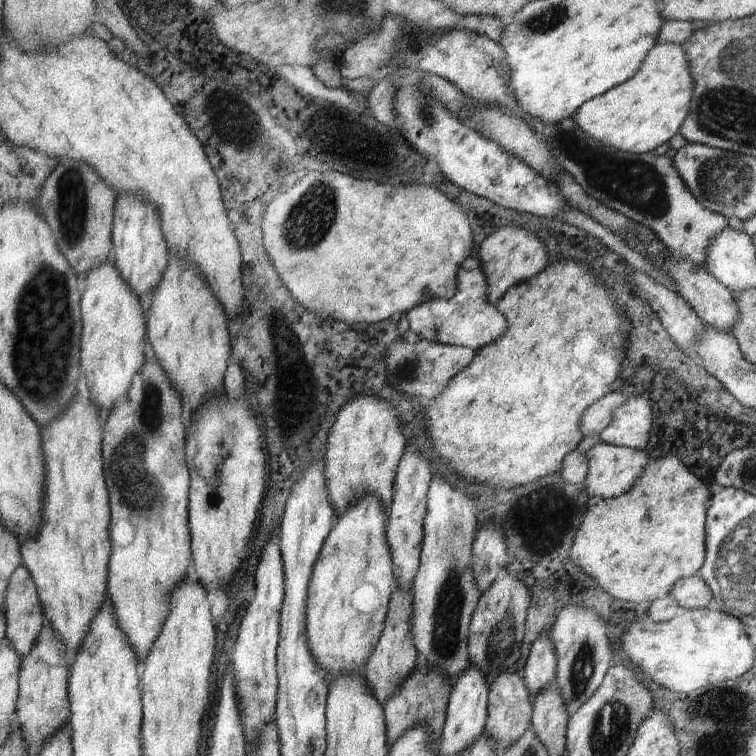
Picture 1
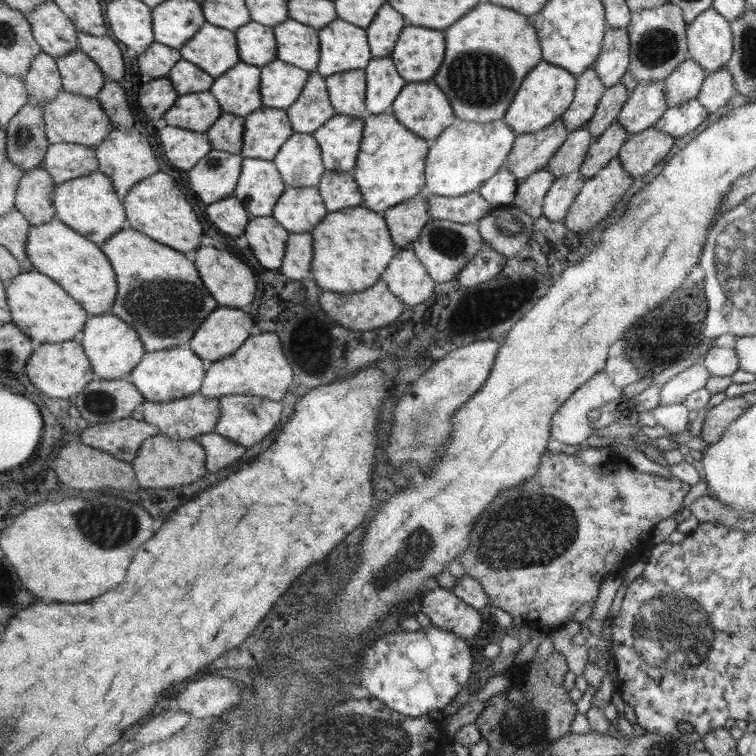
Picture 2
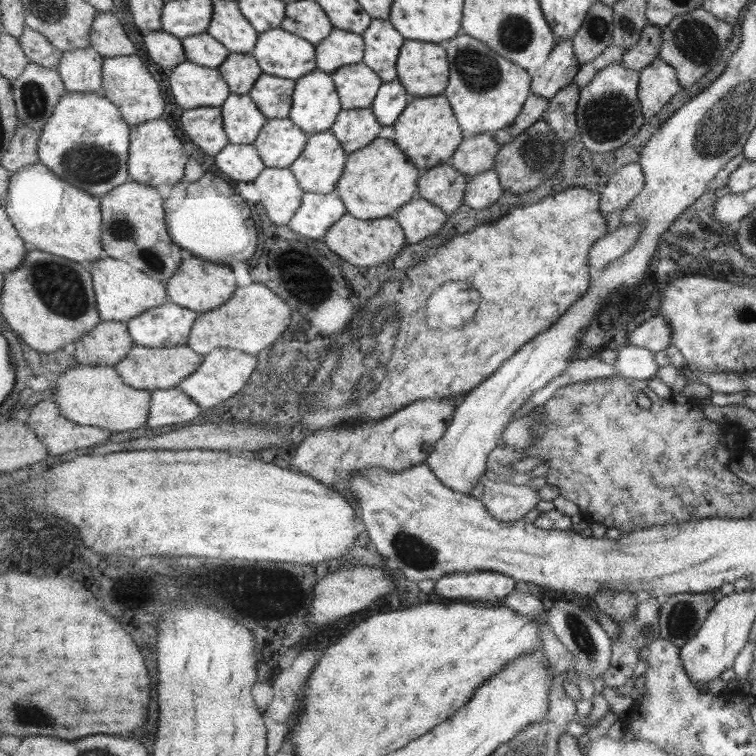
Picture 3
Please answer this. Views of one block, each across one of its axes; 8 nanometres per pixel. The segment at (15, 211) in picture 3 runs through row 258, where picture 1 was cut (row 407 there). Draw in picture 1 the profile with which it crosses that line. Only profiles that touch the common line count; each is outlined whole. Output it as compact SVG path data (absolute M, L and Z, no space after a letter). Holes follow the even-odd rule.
M83 376L75 400L47 428L41 428L47 469L44 517L40 534L21 542L24 565L34 575L47 622L66 644L71 659L102 609L112 553L112 508L103 456L104 409L90 396Z

